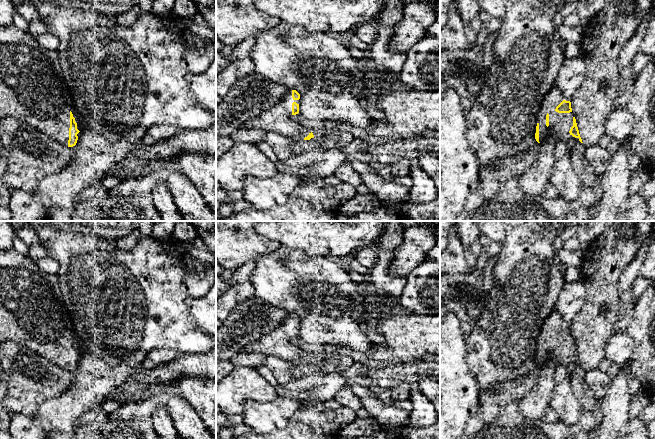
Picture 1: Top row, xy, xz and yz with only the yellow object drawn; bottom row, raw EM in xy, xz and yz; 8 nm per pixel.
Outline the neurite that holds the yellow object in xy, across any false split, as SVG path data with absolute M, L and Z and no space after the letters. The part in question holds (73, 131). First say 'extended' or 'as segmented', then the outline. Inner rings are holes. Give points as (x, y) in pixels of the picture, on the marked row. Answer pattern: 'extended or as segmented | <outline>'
extended | M14 24L0 26L0 119L4 117L13 117L16 120L26 123L36 130L50 136L61 145L73 147L76 145L80 136L78 115L74 112L73 108L73 103L70 101L70 88L65 83L57 50L48 50L41 47L29 32L20 30Z

